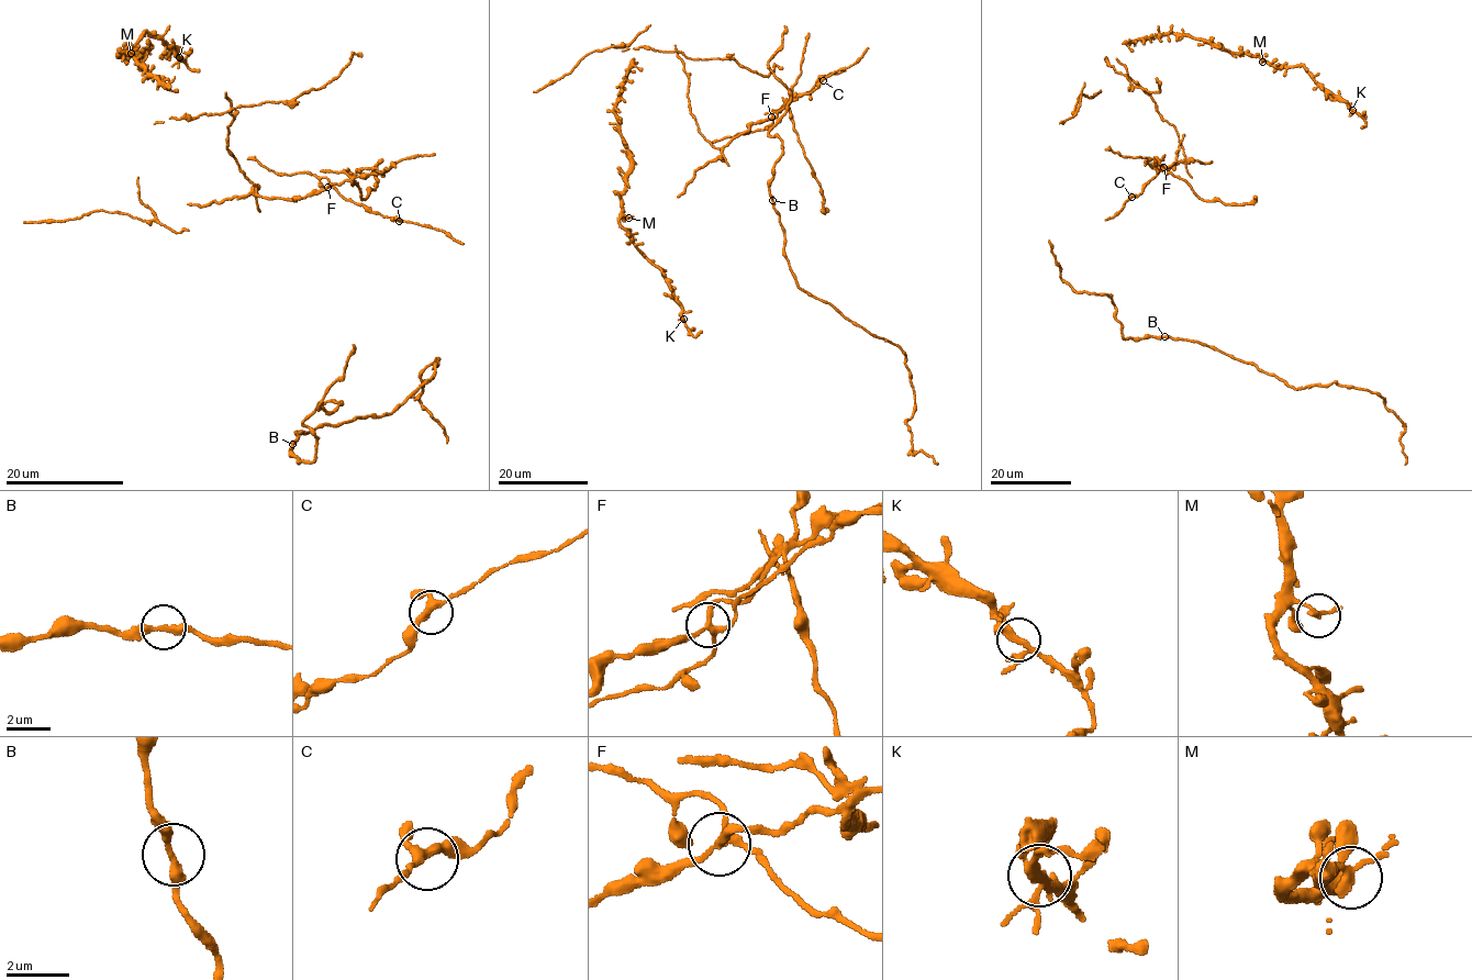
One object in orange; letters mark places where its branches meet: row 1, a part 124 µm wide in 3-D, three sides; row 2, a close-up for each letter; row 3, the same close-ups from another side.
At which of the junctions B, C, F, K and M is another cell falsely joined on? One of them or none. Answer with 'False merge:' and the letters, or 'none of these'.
False merge: F

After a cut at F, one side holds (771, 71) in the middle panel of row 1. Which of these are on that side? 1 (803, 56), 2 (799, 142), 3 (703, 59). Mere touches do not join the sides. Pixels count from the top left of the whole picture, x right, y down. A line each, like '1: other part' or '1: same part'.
1: other part
2: other part
3: same part

